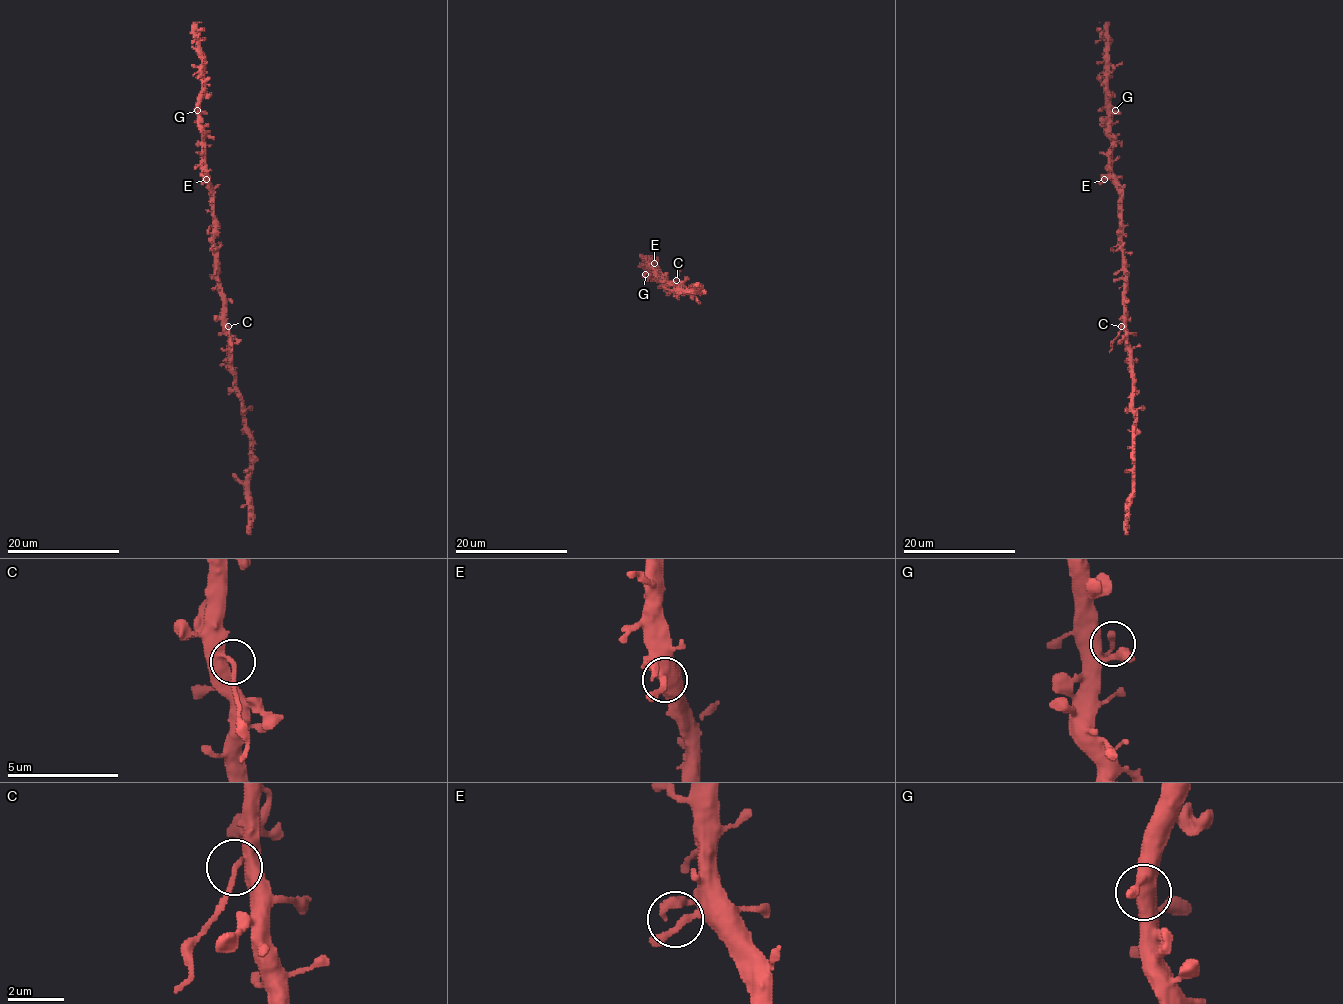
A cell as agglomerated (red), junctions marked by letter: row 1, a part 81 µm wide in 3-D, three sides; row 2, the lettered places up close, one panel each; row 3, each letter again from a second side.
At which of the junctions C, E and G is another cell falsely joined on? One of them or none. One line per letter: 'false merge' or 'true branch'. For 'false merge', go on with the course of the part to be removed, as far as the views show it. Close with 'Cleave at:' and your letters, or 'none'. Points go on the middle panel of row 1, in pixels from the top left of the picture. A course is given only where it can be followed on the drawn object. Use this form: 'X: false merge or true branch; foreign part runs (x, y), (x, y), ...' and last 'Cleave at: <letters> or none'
C: false merge; foreign part runs (676, 280), (679, 268)
E: true branch
G: true branch
Cleave at: C

